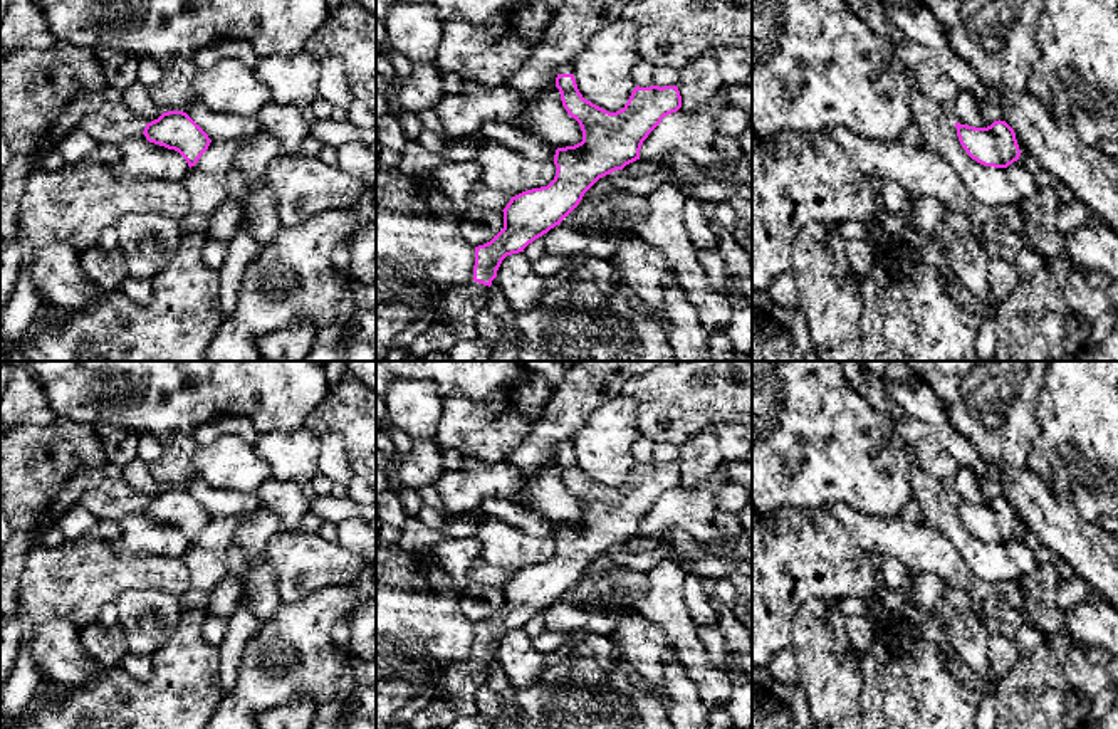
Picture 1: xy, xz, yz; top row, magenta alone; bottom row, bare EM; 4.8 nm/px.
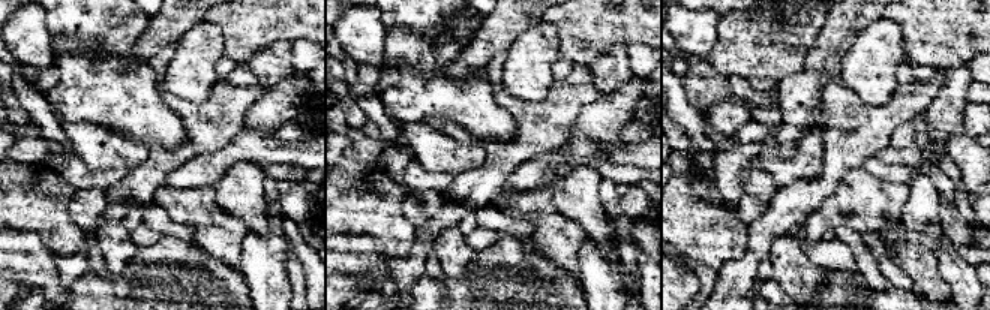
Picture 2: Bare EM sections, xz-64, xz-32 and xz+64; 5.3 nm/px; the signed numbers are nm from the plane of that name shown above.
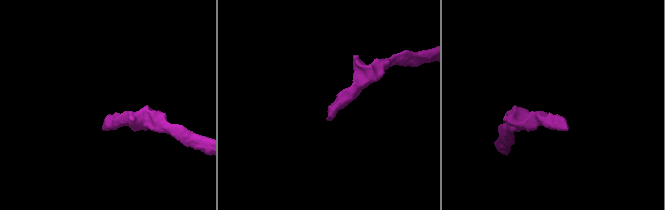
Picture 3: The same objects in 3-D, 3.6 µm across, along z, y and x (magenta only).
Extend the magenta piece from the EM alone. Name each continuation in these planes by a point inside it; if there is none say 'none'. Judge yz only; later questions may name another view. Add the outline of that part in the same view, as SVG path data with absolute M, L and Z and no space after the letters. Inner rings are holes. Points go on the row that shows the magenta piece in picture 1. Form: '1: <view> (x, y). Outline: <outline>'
none

